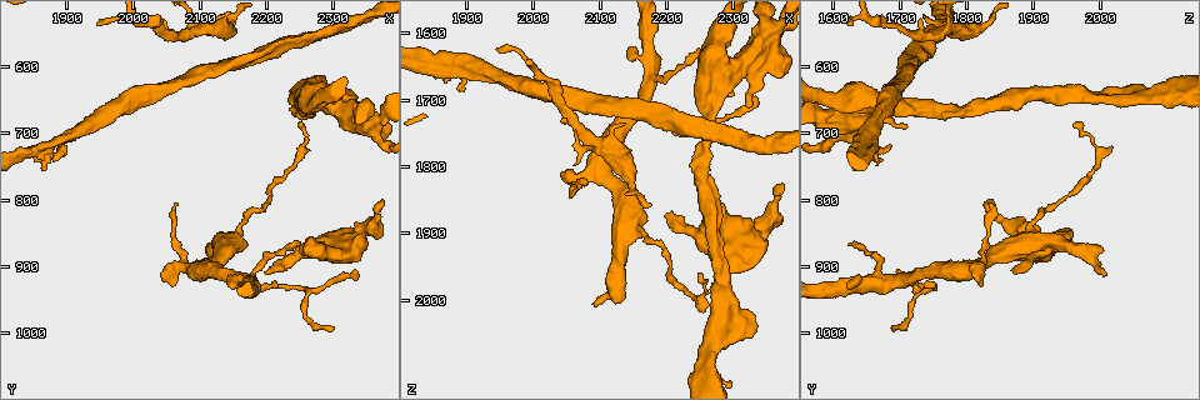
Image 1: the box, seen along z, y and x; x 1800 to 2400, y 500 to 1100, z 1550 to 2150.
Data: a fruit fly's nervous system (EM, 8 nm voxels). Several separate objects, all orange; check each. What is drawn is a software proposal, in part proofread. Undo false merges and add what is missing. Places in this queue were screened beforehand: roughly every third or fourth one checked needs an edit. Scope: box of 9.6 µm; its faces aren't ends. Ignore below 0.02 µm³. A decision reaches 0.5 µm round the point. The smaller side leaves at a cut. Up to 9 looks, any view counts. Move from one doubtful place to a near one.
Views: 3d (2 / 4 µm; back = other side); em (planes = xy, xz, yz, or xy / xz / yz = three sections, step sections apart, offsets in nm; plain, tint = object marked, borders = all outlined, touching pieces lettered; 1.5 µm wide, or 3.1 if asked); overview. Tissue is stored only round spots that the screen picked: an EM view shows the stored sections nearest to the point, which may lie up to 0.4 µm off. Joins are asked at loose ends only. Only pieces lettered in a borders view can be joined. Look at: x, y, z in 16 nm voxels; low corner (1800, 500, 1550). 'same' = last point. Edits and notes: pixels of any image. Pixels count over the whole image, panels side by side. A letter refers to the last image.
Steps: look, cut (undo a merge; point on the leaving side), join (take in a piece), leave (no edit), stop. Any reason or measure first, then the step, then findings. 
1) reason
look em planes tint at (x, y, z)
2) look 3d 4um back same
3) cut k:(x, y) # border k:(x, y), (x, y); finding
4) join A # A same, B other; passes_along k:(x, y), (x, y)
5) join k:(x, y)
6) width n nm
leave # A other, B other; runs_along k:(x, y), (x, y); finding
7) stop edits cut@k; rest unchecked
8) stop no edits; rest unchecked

an open end
look em yz step 8 borders at (2340, 650, 2035)

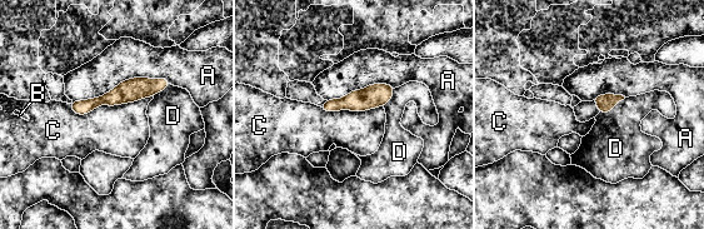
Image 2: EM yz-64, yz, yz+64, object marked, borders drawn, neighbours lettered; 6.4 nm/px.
look em planes borders same

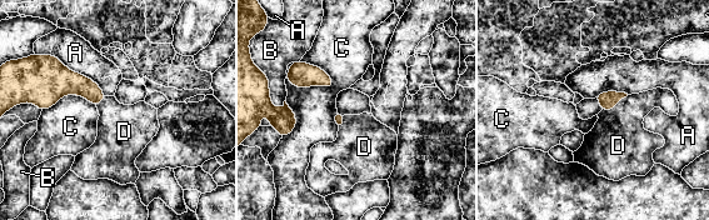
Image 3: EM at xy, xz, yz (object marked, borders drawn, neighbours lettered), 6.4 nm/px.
join D # A other, B other, C other, D same; passes_along 3:(608, 100), (614, 104), (618, 143); the neuron continues

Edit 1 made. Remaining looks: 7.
redraw
look overview

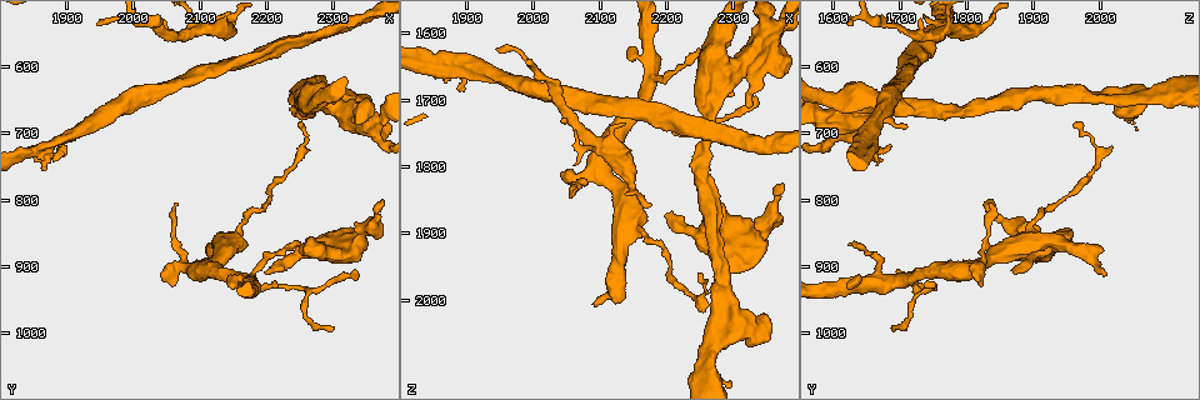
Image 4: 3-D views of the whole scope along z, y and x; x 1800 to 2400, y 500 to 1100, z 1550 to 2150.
tapers out
look em planes tint at (2300, 990, 1690)

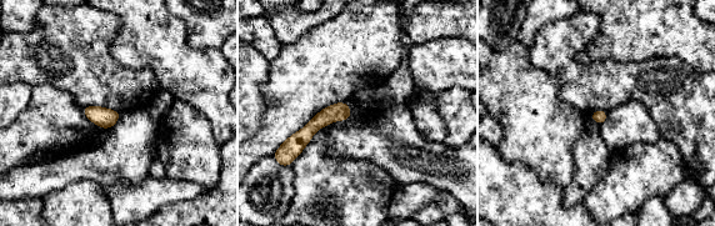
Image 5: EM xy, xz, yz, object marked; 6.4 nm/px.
look em planes borders same

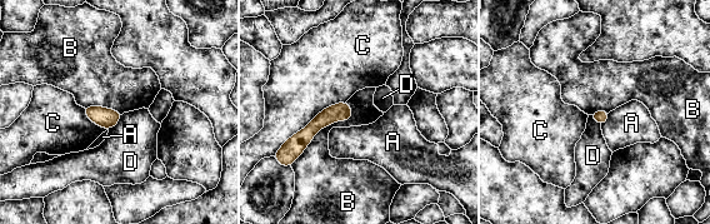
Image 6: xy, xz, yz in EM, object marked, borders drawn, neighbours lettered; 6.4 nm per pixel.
width 90 nm
leave # A other, B other, C other, D other; runs_along 6:(348, 109), (319, 122), (295, 149); no lettered piece goes on from it

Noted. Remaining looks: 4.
tapers out
look em planes tint at (2245, 865, 1625)

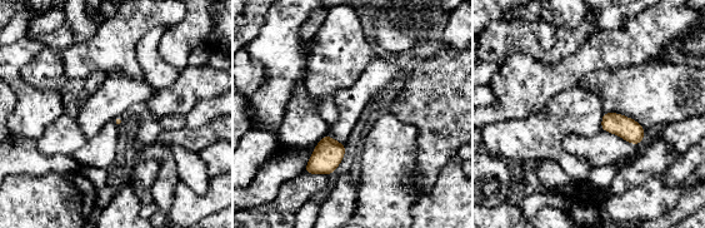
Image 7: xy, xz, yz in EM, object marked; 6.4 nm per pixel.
look em planes borders same

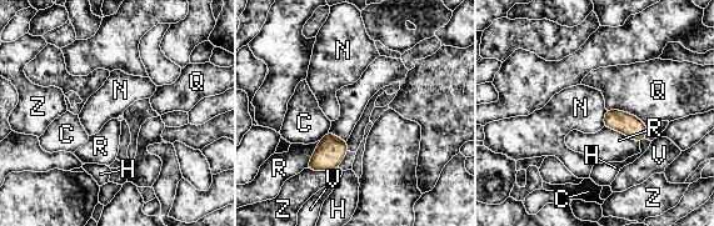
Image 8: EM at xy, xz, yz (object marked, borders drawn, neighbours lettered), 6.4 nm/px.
leave # C other, H other, N other, Q other, R other, V other, Z other; no lettered piece goes on from it

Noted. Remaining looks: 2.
sudden change in width
look 3d 4um at (2140, 550, 1805)

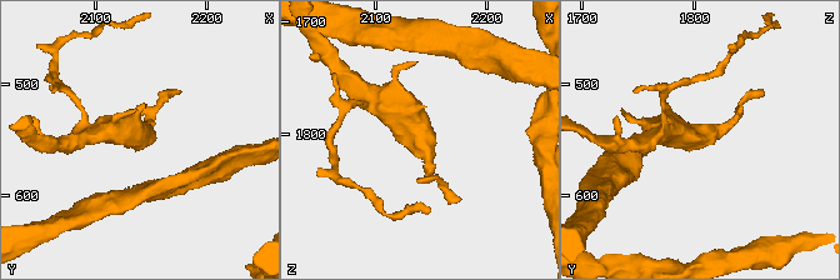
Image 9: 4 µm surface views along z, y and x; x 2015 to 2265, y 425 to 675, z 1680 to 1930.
need the tissue
look em planes borders at (2144, 546, 1808)

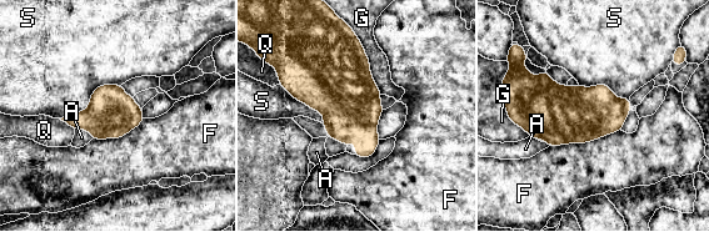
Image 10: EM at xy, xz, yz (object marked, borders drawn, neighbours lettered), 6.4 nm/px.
leave # A other, F other, G other, Q other, S other; border 10:(620, 130), (585, 142), (549, 146); one neuron here

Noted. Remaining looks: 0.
stop edits join@3; rest unchecked

